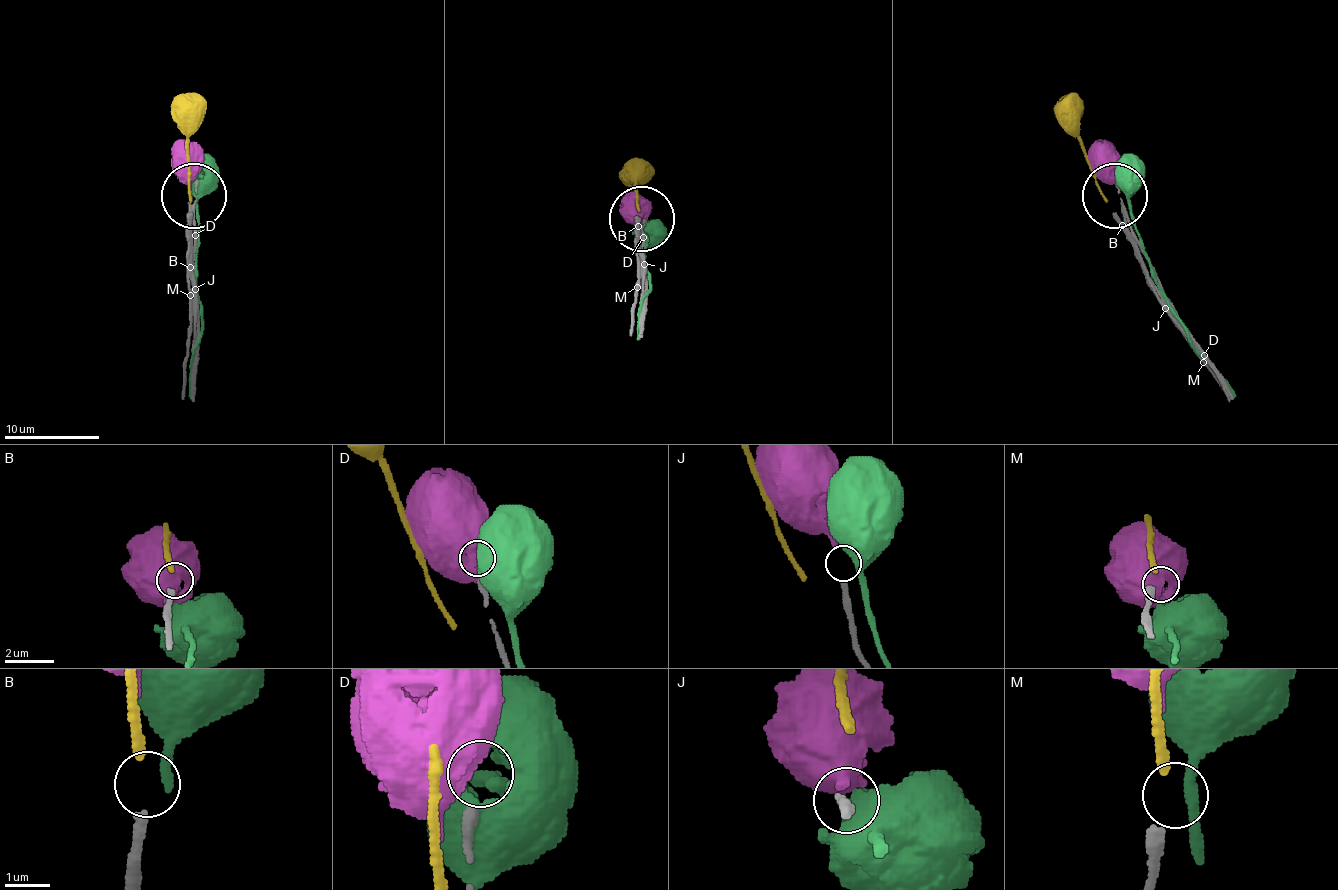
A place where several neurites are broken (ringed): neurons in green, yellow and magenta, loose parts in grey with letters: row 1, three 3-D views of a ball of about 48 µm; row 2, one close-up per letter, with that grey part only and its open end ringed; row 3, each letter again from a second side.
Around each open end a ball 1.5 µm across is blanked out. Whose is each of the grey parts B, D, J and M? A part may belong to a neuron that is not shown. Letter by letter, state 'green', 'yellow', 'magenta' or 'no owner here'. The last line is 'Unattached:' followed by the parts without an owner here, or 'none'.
B: no owner here
D: no owner here
J: magenta
M: yellow
Unattached: B, D

